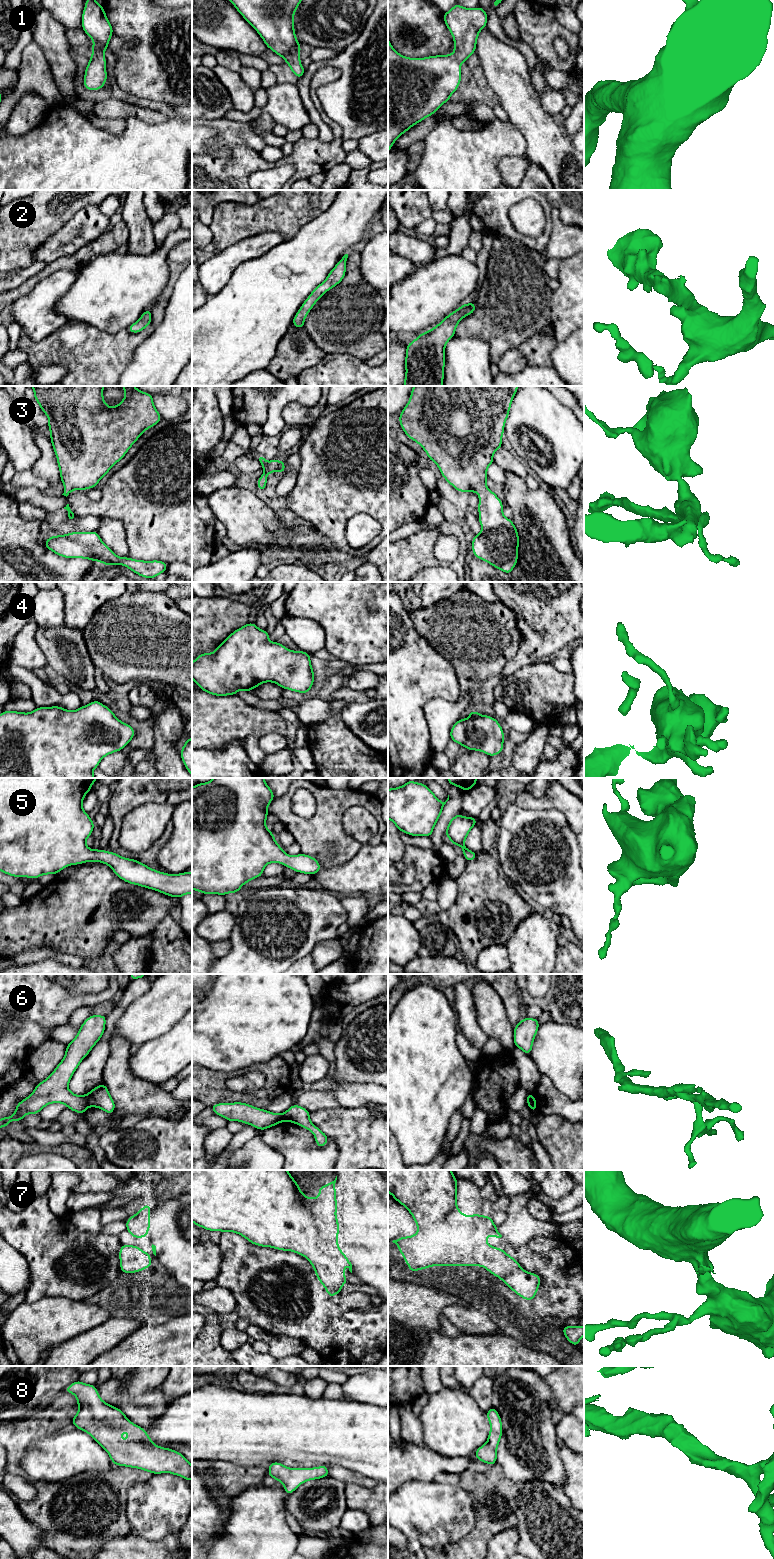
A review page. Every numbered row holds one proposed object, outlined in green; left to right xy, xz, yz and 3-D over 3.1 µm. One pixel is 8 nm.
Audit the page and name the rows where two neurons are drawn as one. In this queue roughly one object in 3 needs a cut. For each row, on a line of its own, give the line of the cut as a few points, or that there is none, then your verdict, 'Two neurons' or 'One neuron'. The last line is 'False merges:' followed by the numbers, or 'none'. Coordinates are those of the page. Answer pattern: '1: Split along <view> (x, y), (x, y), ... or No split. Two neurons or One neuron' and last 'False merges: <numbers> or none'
1: No split. One neuron
2: No split. One neuron
3: No split. One neuron
4: No split. One neuron
5: No split. One neuron
6: Split along xy (84, 1096), (89, 1106). Two neurons
7: No split. One neuron
8: No split. One neuron
False merges: 6

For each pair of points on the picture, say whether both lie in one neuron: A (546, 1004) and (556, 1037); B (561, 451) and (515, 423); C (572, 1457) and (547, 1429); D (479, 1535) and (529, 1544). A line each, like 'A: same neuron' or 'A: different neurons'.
A: different neurons
B: same neuron
C: different neurons
D: different neurons

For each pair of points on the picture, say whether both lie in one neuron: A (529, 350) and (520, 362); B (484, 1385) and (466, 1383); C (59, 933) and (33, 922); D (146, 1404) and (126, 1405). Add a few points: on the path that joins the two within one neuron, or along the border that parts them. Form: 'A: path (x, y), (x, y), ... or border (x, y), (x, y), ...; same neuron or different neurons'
A: border (518, 348), (528, 365); different neurons
B: border (482, 1376), (468, 1391); different neurons
C: path (53, 927), (48, 922), (39, 922); same neuron
D: path (141, 1405), (131, 1405); same neuron

